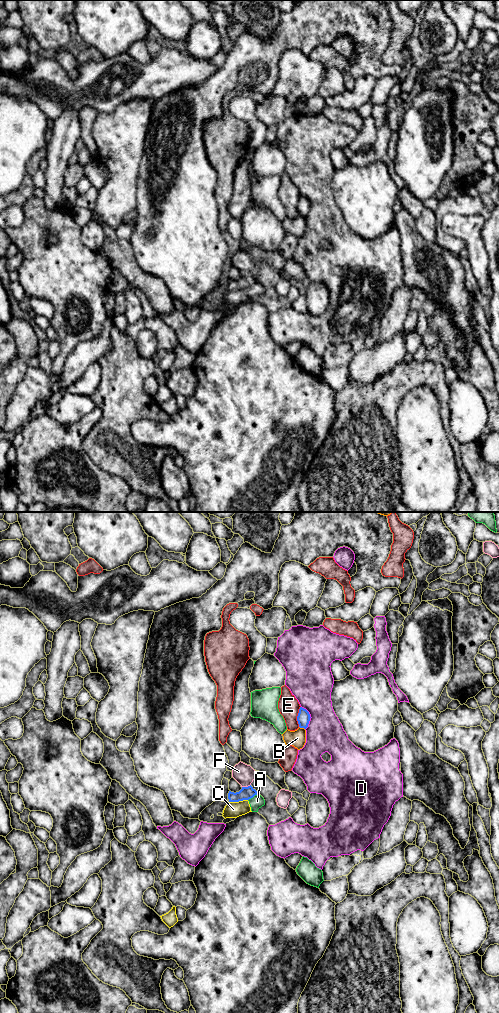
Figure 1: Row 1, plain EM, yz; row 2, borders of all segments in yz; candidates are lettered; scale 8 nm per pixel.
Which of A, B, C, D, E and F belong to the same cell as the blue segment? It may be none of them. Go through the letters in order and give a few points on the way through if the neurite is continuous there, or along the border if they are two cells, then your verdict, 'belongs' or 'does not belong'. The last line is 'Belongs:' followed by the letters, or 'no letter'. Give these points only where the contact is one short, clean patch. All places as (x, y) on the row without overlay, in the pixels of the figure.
A: does not belong
B: does not belong
C: does not belong
D: does not belong
E: does not belong
F: does not belong
Belongs: no letter

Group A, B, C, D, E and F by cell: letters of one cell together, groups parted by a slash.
A C / B / D / E / F

